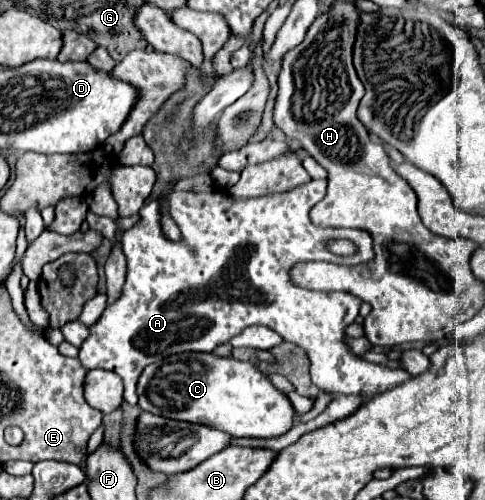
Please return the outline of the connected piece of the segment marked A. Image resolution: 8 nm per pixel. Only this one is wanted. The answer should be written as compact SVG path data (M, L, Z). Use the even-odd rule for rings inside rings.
M310 181L306 183L306 187L296 187L296 191L288 191L284 195L266 195L262 199L230 199L224 191L214 191L214 193L168 193L164 197L166 205L168 205L168 215L172 217L172 221L176 221L176 225L180 227L182 231L182 239L180 241L170 241L164 233L162 233L162 205L158 203L158 199L146 203L140 211L142 215L142 223L138 223L138 227L126 231L126 235L122 237L122 251L126 255L126 261L128 261L128 273L126 273L126 283L122 287L122 295L120 299L116 299L114 303L110 303L104 313L100 315L100 319L90 325L90 335L86 337L86 341L82 343L80 347L80 363L86 367L86 369L108 369L108 371L114 371L116 375L122 377L124 381L124 401L128 401L130 405L136 405L138 397L136 397L136 381L138 381L138 375L142 373L142 369L150 363L156 363L156 361L162 361L166 359L168 355L174 355L174 353L184 353L184 351L196 351L196 353L212 353L218 345L224 345L224 343L230 343L232 337L240 335L246 327L250 325L266 325L270 329L274 329L284 341L290 341L298 347L302 347L310 359L310 377L312 377L312 383L332 395L332 397L338 397L338 395L360 395L360 397L372 397L372 395L380 395L388 389L394 389L406 381L412 379L412 375L404 369L388 369L384 365L378 365L378 363L370 363L366 359L362 359L360 355L356 355L348 345L346 345L346 327L350 323L354 323L354 319L358 317L358 311L360 311L360 305L362 301L352 295L352 293L346 293L346 291L334 291L334 293L320 293L320 291L306 291L306 289L300 289L300 287L294 287L288 279L288 269L294 265L294 261L332 261L332 263L338 263L338 265L348 265L348 267L354 267L354 265L362 265L362 263L368 263L374 259L374 249L372 249L372 237L362 231L362 229L320 229L316 225L312 225L310 221L310 209L326 195L326 181ZM326 239L350 239L358 245L358 253L352 255L352 257L338 257L338 255L332 255L328 249L326 249Z

